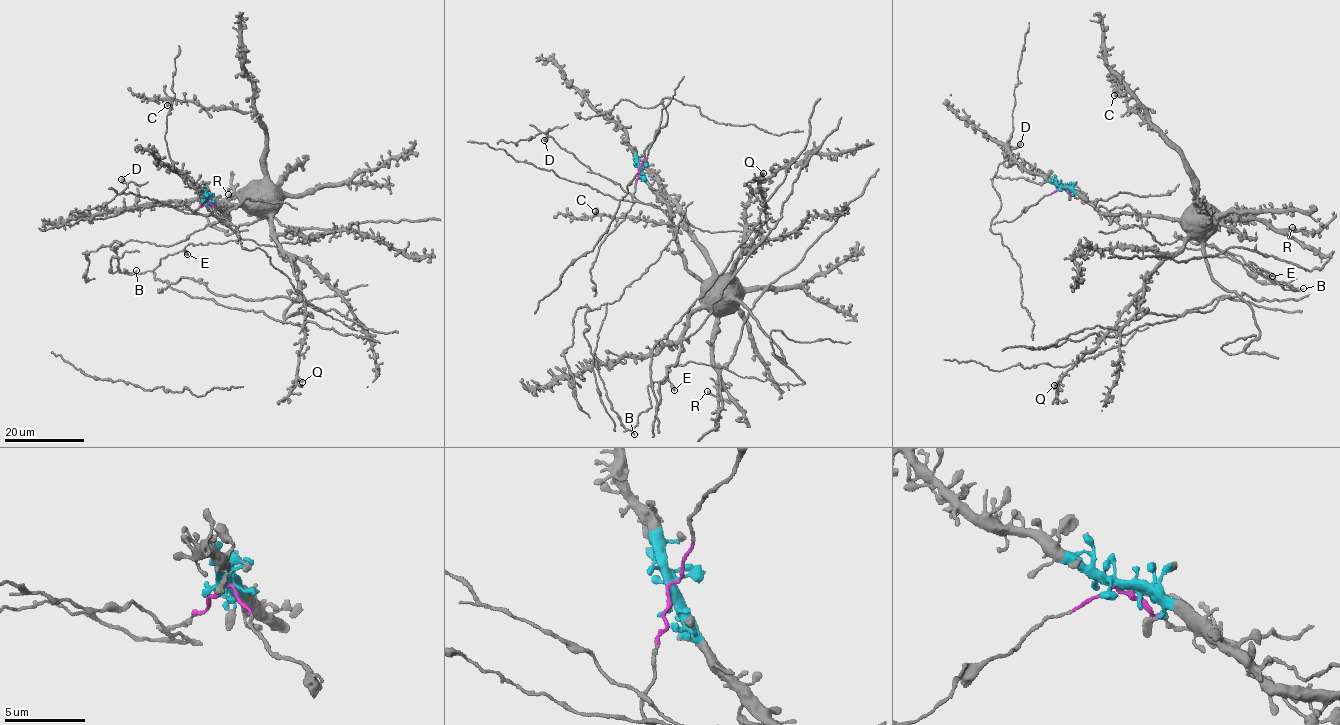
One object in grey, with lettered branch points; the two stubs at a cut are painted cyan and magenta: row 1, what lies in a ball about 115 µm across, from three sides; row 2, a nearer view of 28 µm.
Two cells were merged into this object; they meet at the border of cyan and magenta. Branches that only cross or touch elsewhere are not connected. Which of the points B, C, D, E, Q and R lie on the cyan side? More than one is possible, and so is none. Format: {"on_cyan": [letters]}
{"on_cyan": ["C", "Q", "R"]}

